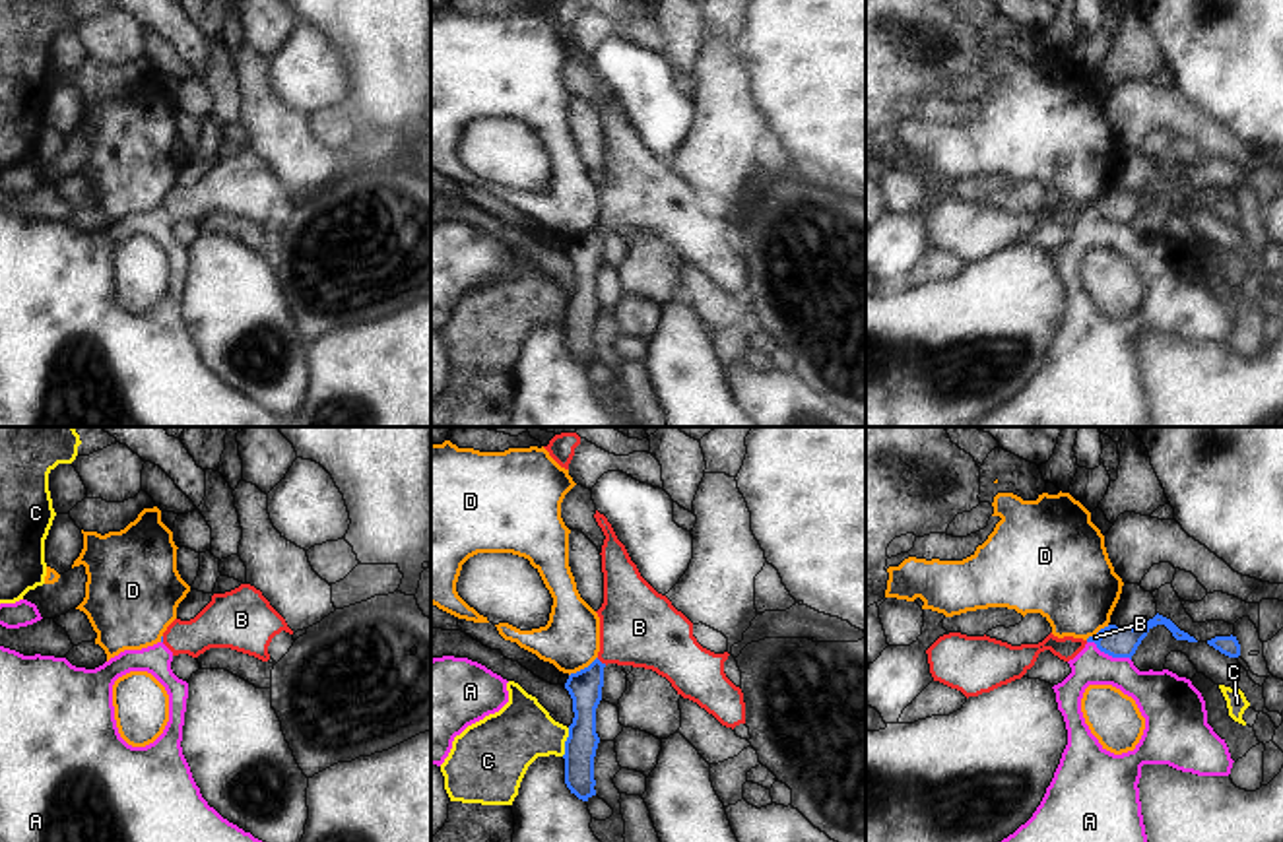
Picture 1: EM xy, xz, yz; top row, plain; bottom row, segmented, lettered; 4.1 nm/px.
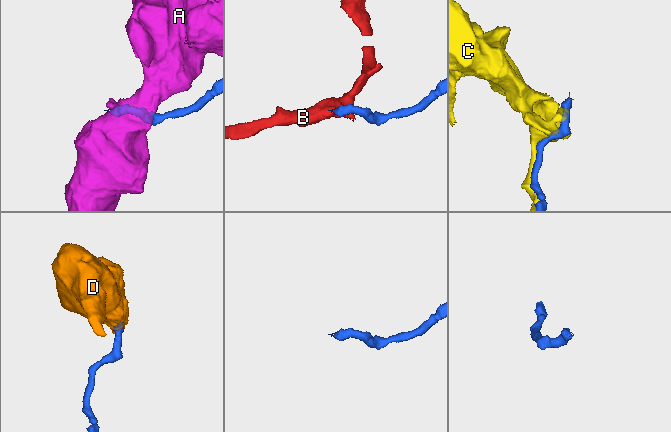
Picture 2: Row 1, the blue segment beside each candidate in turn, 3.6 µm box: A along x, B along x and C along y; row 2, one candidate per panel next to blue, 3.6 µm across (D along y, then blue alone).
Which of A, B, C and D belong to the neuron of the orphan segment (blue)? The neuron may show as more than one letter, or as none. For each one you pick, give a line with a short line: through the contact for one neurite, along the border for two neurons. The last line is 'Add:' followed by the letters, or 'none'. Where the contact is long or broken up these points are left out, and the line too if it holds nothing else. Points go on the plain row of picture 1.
B: xz (585, 253), (600, 227), (639, 193)
Add: B

